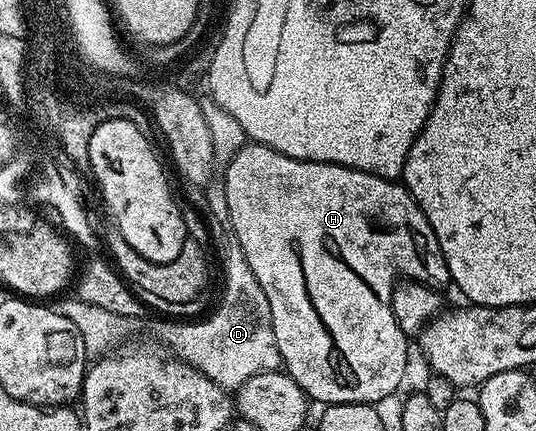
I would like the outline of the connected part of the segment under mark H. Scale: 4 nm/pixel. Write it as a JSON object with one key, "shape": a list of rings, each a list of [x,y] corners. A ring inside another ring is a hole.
{"shape":[[[254,142],[244,143],[244,148],[239,148],[231,156],[231,161],[227,164],[227,173],[223,176],[221,187],[225,198],[227,199],[225,211],[227,211],[226,219],[233,226],[233,230],[237,234],[237,242],[241,242],[241,250],[245,254],[245,262],[249,262],[249,270],[253,270],[253,274],[257,278],[257,282],[261,282],[261,290],[265,290],[265,298],[269,298],[269,306],[271,307],[271,317],[273,318],[273,334],[277,342],[277,350],[279,351],[279,359],[282,367],[285,369],[287,375],[293,377],[299,385],[302,386],[304,392],[312,401],[320,400],[320,405],[326,406],[329,404],[373,404],[378,405],[379,400],[383,400],[386,396],[391,396],[399,388],[399,383],[403,380],[403,375],[407,372],[407,344],[409,338],[399,328],[399,323],[395,321],[395,315],[391,309],[391,293],[395,291],[397,277],[395,275],[400,272],[400,277],[406,278],[411,282],[418,282],[428,286],[440,286],[439,284],[447,284],[449,277],[447,274],[447,263],[439,249],[437,238],[433,234],[433,226],[429,226],[429,222],[425,218],[425,214],[419,208],[419,203],[411,197],[411,191],[402,183],[395,180],[386,180],[384,176],[374,176],[371,172],[363,172],[359,168],[346,168],[344,164],[326,164],[320,160],[298,160],[292,156],[277,151],[275,148],[269,147],[267,144],[256,144]]]}

